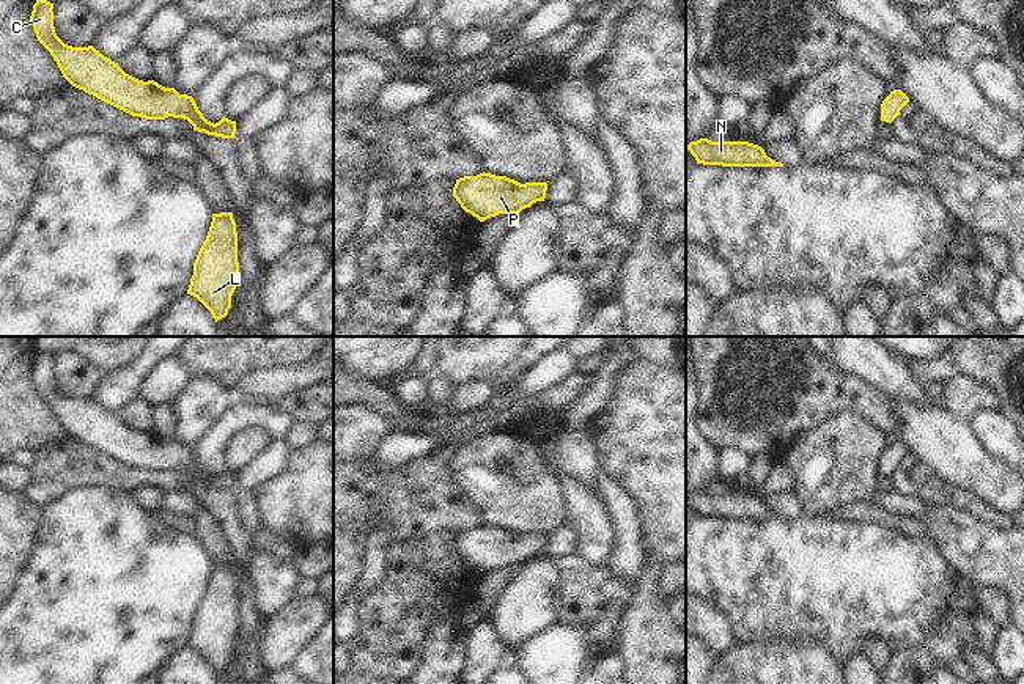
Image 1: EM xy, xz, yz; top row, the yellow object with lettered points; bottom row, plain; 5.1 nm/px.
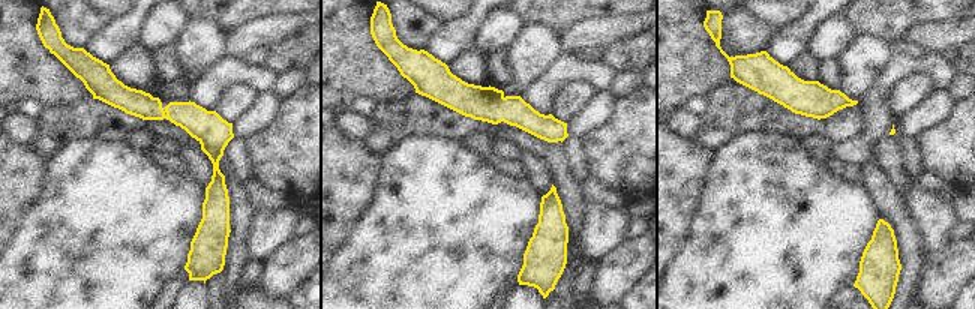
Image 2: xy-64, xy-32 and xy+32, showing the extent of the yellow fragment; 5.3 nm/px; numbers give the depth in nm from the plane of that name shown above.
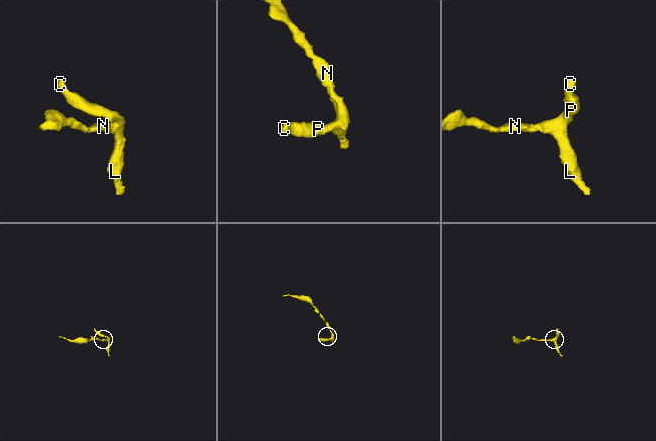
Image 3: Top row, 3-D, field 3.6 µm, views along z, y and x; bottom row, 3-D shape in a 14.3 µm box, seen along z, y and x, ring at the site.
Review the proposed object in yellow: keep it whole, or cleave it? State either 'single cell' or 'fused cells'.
single cell

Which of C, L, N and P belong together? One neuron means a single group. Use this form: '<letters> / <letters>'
C L N P

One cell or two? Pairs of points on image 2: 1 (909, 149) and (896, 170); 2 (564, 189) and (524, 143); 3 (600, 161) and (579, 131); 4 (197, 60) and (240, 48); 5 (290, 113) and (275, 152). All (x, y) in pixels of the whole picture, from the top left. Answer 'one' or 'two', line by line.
1: two
2: one
3: two
4: two
5: one

